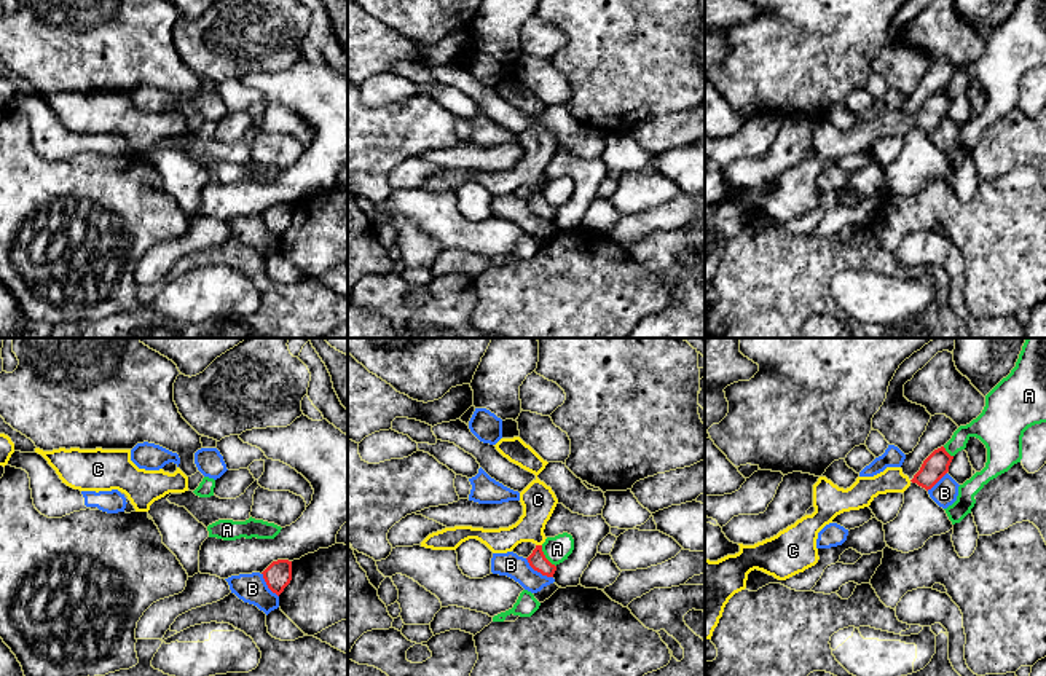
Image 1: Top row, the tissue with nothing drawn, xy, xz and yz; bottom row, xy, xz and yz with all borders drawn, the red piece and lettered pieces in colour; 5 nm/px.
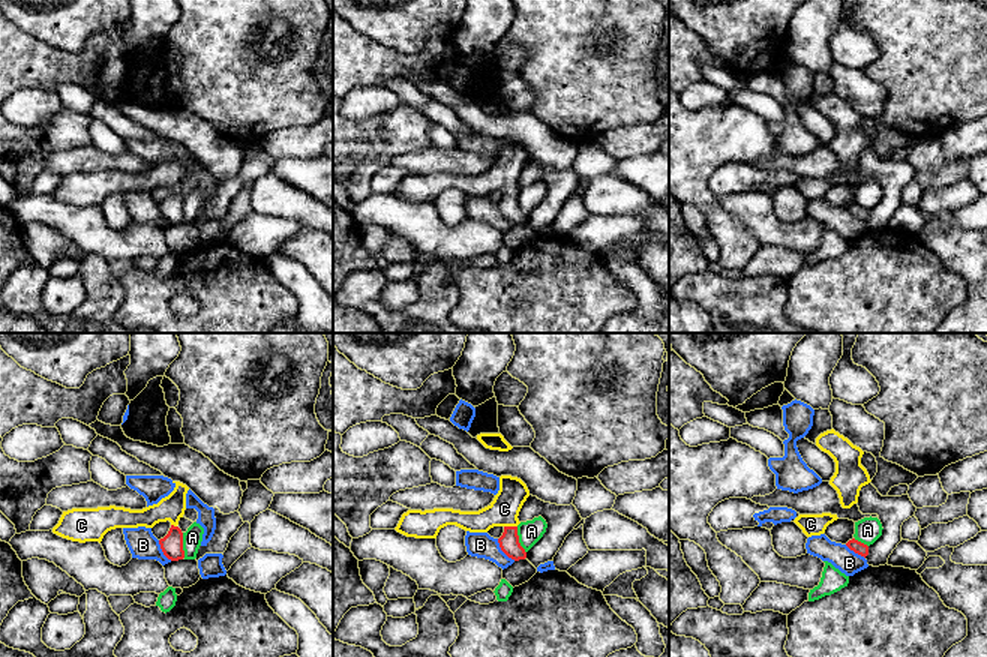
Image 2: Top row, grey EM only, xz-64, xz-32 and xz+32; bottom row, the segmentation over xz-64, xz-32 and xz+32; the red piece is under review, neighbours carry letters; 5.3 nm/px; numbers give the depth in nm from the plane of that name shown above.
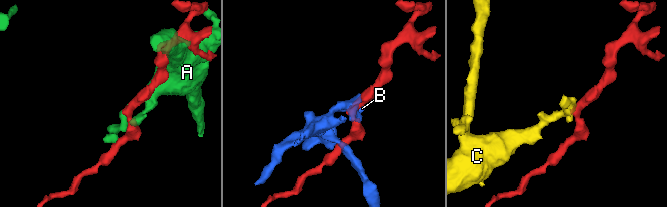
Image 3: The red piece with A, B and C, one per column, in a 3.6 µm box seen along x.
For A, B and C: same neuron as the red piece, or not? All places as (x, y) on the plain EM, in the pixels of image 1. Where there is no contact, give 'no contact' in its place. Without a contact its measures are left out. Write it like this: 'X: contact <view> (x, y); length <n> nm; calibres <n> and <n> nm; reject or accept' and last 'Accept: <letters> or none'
A: contact xz (544, 200); length 130 nm; calibres 90 and 130 nm; reject
B: contact xz (538, 214); length 170 nm; calibres 90 and 120 nm; reject
C: contact xz (539, 188); length 30 nm; calibres 90 and 170 nm; accept
Accept: C

